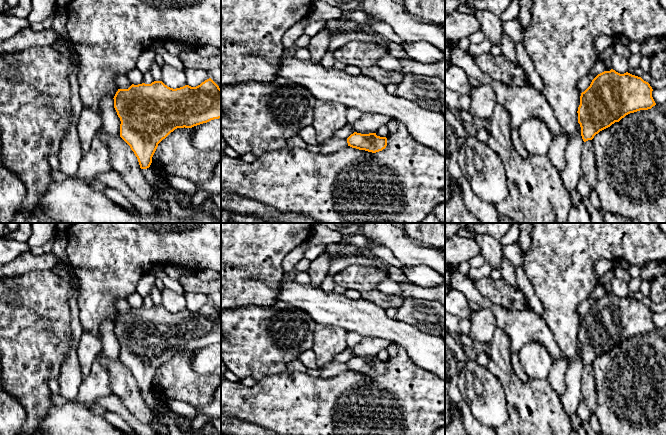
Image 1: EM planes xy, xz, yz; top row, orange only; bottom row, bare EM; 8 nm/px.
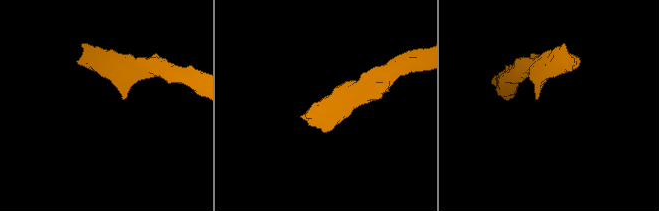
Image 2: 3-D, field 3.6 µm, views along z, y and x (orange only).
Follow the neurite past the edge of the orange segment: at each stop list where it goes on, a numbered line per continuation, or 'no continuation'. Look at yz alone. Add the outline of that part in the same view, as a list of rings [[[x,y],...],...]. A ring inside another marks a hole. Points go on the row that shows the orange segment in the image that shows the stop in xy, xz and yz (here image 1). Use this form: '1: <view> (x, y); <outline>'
no continuation

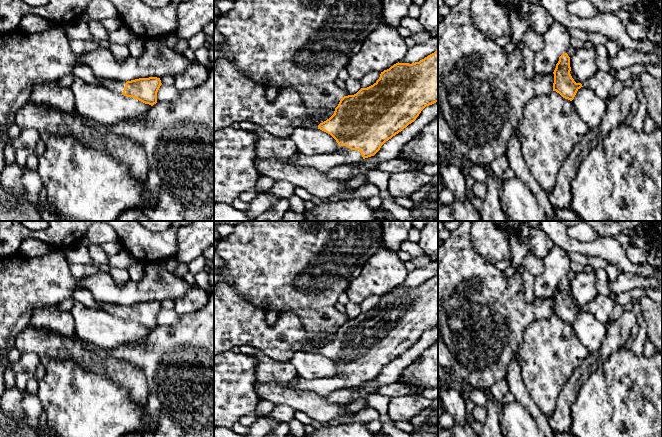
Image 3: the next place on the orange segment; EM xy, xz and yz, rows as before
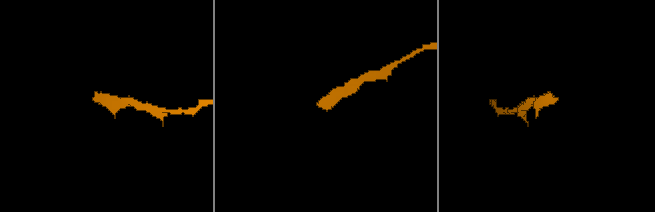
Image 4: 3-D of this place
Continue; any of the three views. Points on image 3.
1: xz (323, 163); [[[339,146],[339,149],[329,154],[316,154],[306,156],[296,153],[288,158],[294,166],[310,167],[318,172],[327,173],[332,168],[351,163],[358,163],[363,159],[359,150],[351,150],[347,146]]]

